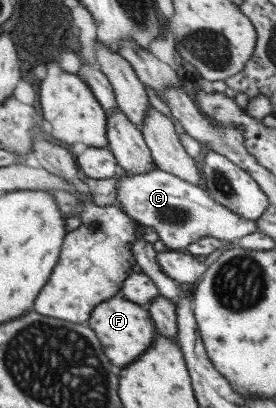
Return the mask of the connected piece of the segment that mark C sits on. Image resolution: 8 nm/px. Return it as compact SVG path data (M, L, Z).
M156 168L144 174L126 175L122 179L116 179L116 198L114 200L131 219L140 222L142 227L151 229L157 235L158 240L164 244L166 250L170 251L184 249L200 238L211 237L219 241L235 243L244 236L259 232L253 220L246 220L234 211L214 202L202 186L194 186L190 182L176 178L174 174L168 174Z

